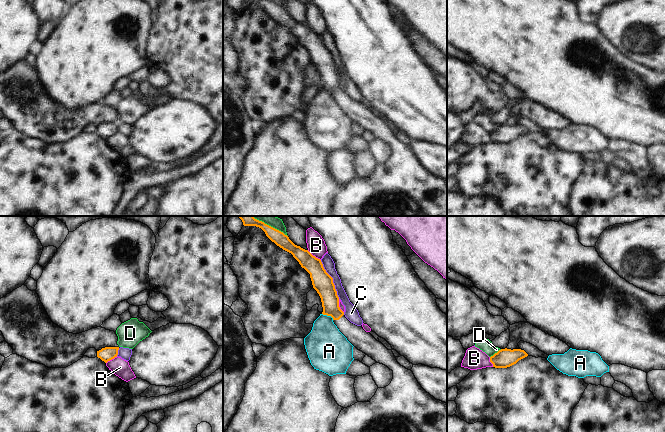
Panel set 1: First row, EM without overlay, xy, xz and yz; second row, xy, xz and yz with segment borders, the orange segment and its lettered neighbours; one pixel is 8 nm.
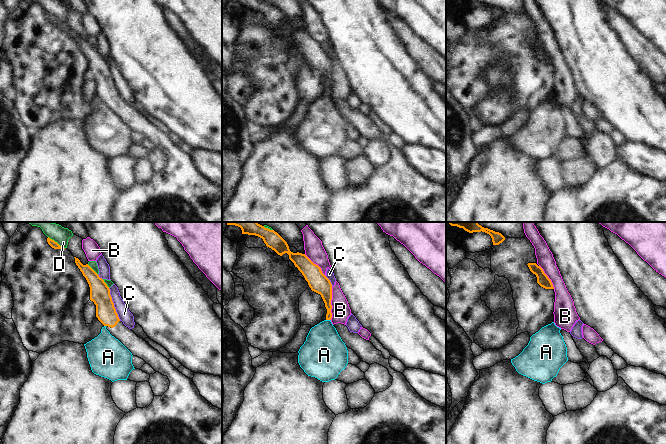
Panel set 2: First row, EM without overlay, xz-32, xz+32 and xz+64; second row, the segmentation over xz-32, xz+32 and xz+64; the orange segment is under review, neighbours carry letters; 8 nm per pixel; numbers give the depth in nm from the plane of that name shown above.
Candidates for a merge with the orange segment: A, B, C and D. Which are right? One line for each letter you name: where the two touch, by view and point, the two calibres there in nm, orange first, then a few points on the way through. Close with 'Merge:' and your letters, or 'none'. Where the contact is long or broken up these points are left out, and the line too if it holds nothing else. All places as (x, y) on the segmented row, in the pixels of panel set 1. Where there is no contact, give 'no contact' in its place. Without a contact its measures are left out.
Merge: none

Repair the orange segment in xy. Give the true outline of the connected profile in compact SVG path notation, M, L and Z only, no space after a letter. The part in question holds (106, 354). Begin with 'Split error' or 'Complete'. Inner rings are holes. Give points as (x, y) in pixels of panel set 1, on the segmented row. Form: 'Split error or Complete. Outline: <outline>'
Complete. Outline: M105 347L97 351L97 357L107 363L118 355L119 347Z

